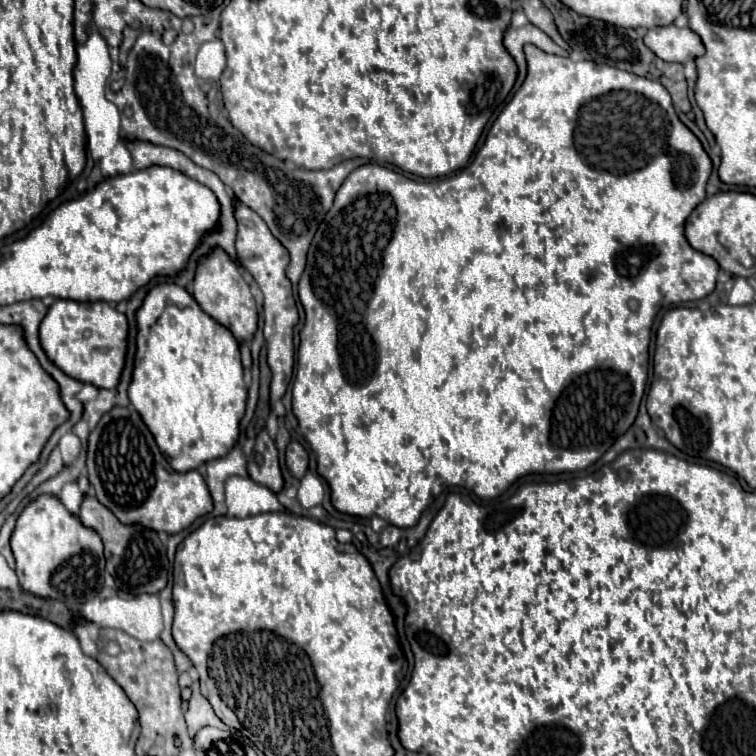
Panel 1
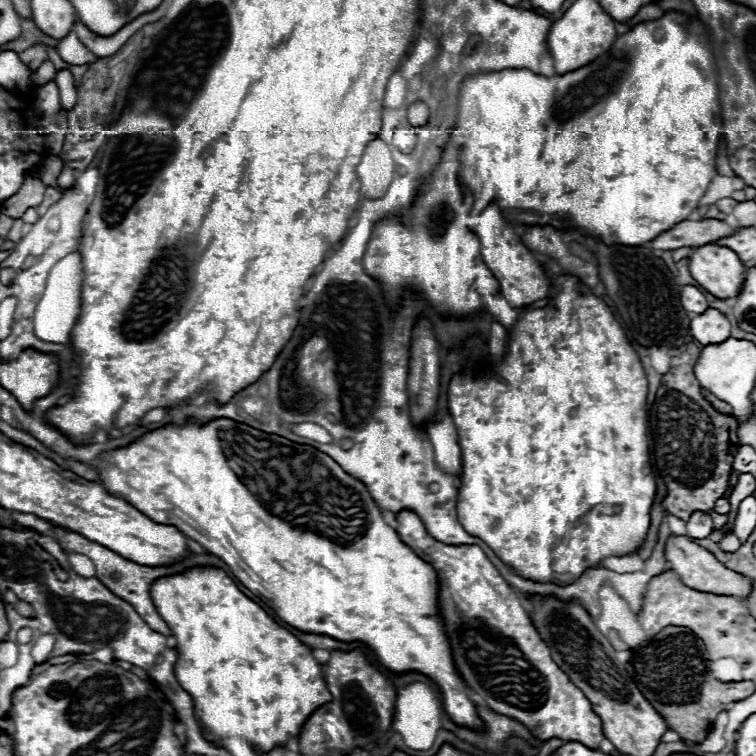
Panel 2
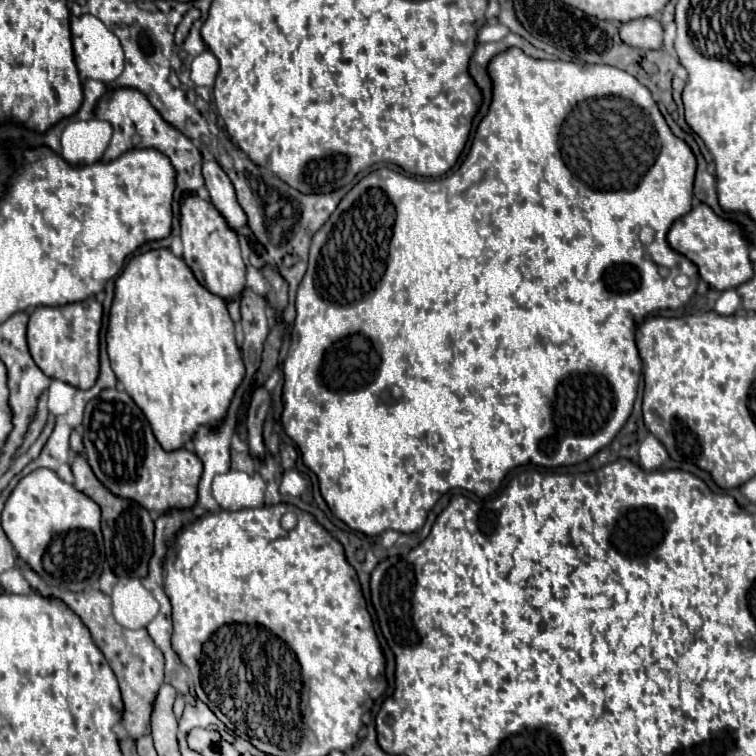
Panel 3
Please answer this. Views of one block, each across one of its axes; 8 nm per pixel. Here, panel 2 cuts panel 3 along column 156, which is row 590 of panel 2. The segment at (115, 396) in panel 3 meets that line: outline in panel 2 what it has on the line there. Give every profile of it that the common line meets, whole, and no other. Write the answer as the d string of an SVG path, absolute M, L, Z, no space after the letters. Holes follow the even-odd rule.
M410 510L398 512L396 520L402 542L406 542L424 562L432 564L440 578L442 614L446 620L454 662L470 690L476 694L476 698L488 704L498 714L518 720L530 730L532 736L540 740L576 740L592 750L600 750L600 742L604 740L602 720L592 712L592 704L588 702L588 698L568 680L564 670L560 670L560 666L552 660L550 648L536 632L532 620L528 618L522 606L520 596L506 584L506 580L498 574L486 554L478 546L448 546L444 542L434 540L426 532L422 520Z

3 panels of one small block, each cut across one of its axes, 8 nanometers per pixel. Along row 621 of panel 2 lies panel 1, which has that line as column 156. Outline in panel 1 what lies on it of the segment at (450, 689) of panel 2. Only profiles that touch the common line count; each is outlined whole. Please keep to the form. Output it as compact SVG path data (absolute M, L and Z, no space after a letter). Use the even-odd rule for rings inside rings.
M174 284L152 286L136 312L136 354L128 398L176 472L224 456L238 440L246 382L234 334L208 316L194 296Z

